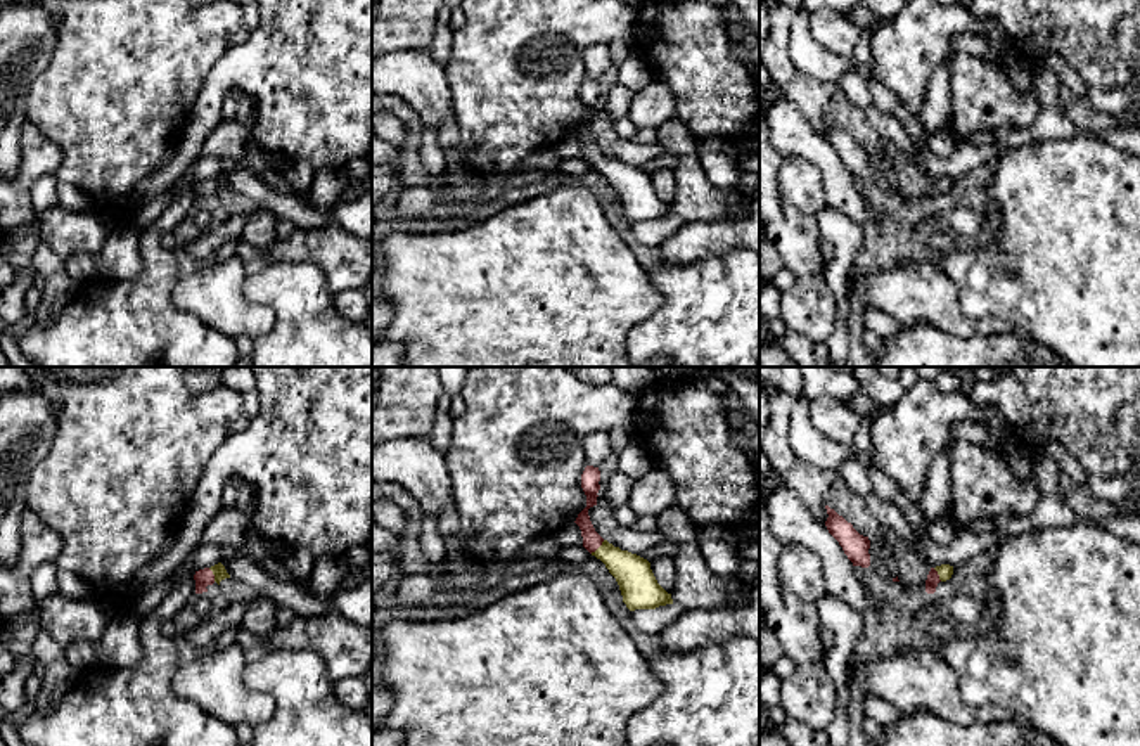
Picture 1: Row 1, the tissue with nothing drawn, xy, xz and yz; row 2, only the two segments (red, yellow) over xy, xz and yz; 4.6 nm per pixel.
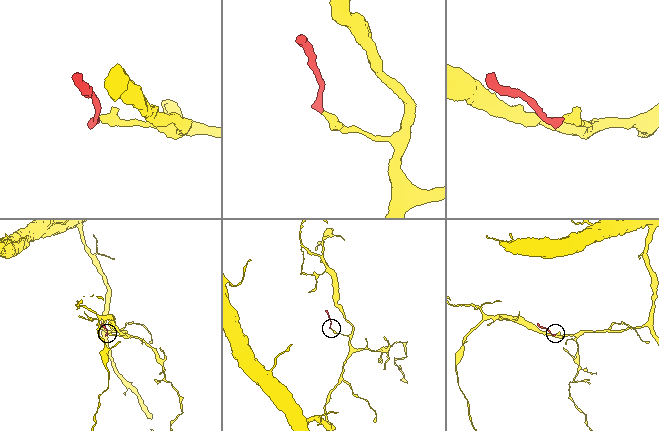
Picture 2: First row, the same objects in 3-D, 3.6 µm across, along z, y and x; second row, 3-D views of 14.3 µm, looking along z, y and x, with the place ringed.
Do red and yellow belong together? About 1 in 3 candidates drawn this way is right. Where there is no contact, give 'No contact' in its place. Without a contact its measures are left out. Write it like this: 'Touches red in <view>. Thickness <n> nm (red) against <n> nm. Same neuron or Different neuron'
Touches red in xz. Thickness 90 nm (red) against 170 nm. Same neuron

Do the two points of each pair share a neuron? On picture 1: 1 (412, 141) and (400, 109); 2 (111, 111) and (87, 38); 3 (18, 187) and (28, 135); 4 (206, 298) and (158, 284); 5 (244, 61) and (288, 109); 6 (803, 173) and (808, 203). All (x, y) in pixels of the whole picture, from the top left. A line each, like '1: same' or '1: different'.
1: same
2: same
3: same
4: different
5: same
6: same

